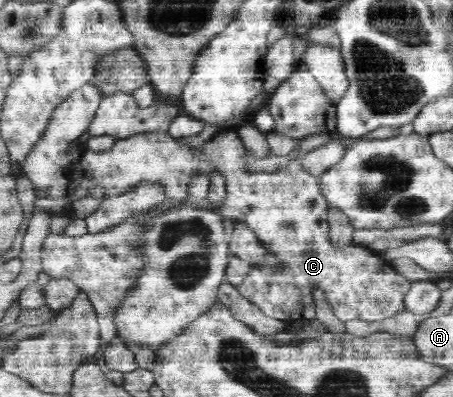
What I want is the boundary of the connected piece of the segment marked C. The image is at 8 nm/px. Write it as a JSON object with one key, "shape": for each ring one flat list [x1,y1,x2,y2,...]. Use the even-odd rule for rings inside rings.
{"shape":[[228,130,204,146,204,155,220,165,220,171,226,176,228,198,225,207,219,212,223,218,242,219,255,232,256,239,264,247,263,262,251,265,246,278,239,284,238,291,262,309,269,317,287,323,291,320,310,322,317,318,316,292,321,292,324,302,330,307,334,316,342,322,347,320,380,320,404,309,402,298,411,286,411,280,392,268,379,251,370,247,350,244,336,246,331,239,328,225,327,198,319,192,319,185,302,160,292,160,279,170,247,173,245,165,245,146,235,130]]}

